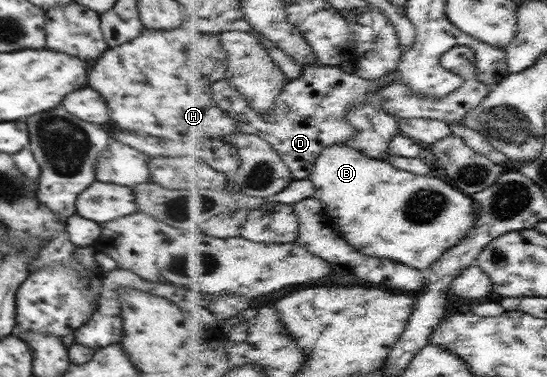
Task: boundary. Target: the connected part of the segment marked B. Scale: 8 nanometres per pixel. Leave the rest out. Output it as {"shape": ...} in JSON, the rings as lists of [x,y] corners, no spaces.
{"shape":[[[346,141],[325,148],[324,154],[317,160],[313,180],[318,192],[317,197],[325,201],[325,204],[328,205],[329,216],[332,216],[333,220],[337,220],[337,224],[341,224],[341,230],[345,232],[349,243],[352,243],[359,251],[363,251],[366,255],[373,255],[373,257],[381,257],[383,259],[385,257],[387,259],[397,259],[398,263],[405,263],[410,267],[429,272],[431,267],[435,266],[433,263],[440,262],[441,257],[445,253],[448,253],[451,247],[461,245],[477,229],[479,211],[473,196],[464,193],[460,188],[447,183],[447,181],[443,181],[443,179],[435,175],[419,175],[412,171],[403,170],[389,160],[375,159],[373,156],[367,155],[364,151],[353,147],[352,144],[346,143]]]}

